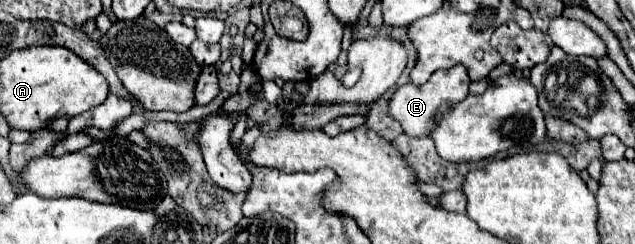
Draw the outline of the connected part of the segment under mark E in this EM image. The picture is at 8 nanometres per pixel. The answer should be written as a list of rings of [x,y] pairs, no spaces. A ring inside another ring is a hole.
[[[453,67],[453,69],[447,69],[447,71],[435,71],[431,75],[431,79],[421,85],[421,87],[415,87],[411,83],[399,87],[395,93],[393,93],[393,99],[389,103],[389,115],[401,125],[403,133],[409,135],[409,137],[429,137],[435,127],[439,125],[439,107],[441,103],[459,103],[463,101],[467,95],[469,95],[469,77],[467,77],[467,71],[463,67]]]

